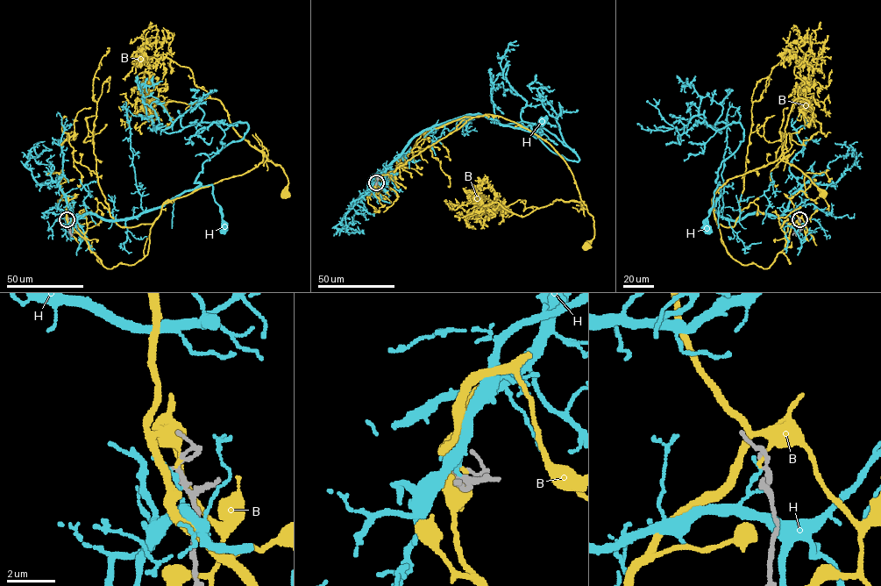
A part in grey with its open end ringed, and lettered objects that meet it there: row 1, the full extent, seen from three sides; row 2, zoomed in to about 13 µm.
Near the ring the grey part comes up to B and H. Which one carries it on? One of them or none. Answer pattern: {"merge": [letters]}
{"merge": []}

